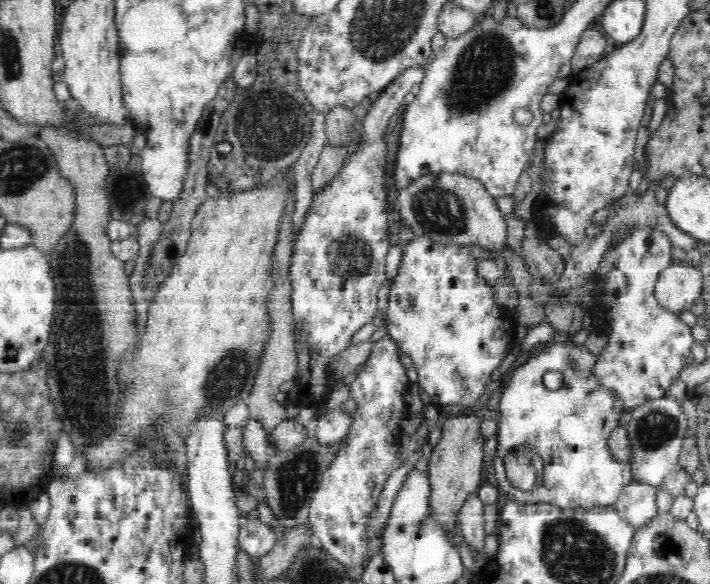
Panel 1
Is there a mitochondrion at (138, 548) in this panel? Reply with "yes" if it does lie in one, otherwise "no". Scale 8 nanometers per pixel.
no

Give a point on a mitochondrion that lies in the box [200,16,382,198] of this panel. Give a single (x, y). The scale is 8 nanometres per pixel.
(271, 125)

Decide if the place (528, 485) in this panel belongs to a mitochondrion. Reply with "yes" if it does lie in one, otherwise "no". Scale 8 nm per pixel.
yes

